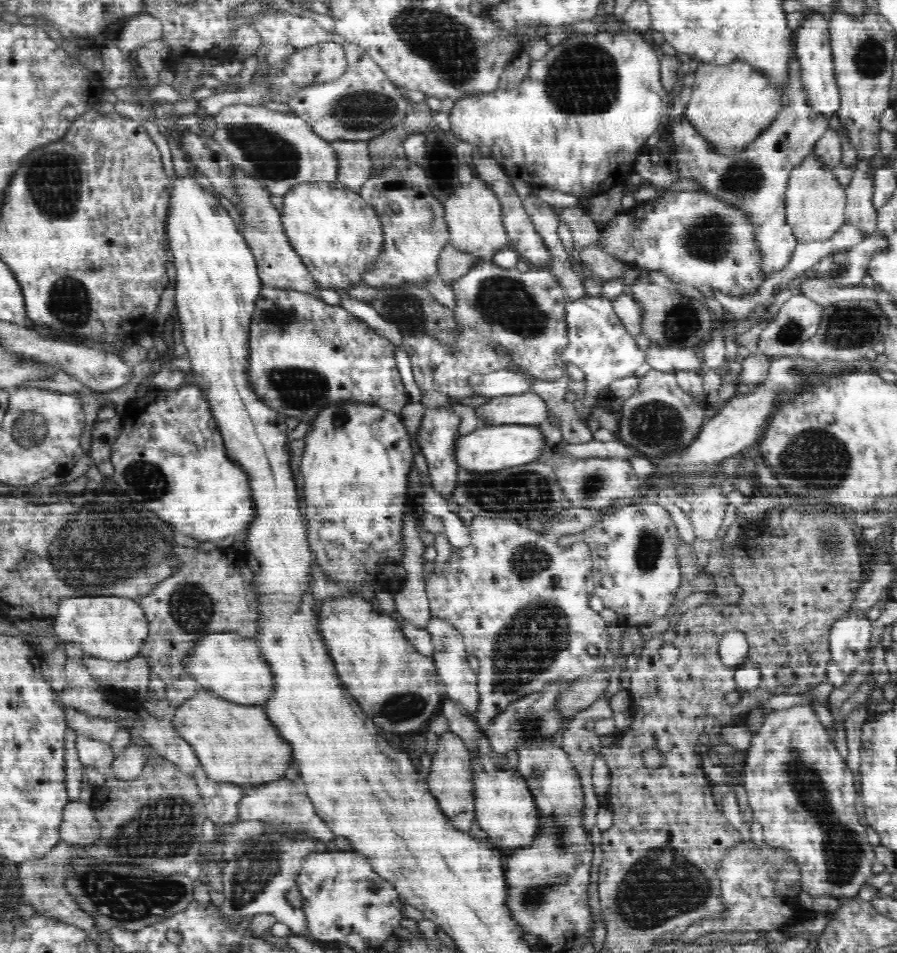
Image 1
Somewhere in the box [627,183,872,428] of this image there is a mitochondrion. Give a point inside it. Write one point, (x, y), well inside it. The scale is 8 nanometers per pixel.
(707, 238)

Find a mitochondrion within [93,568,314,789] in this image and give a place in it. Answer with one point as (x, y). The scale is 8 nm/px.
(191, 608)

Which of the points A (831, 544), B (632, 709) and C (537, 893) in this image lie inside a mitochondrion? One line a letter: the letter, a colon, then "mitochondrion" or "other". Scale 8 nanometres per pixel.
A: mitochondrion
B: other
C: mitochondrion

